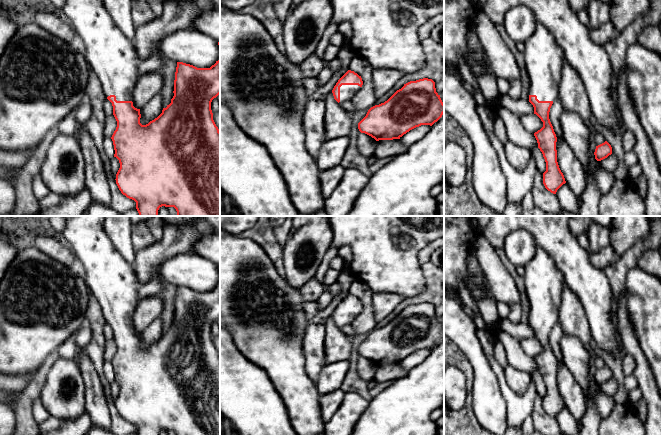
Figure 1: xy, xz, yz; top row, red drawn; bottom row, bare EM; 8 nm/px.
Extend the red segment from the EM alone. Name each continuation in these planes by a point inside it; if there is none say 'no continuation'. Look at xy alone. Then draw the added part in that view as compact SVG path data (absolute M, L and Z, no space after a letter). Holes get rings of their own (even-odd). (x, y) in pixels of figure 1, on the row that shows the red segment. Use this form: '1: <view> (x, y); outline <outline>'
1: xy (110, 54); outline M65 0L61 15L82 38L86 48L86 61L100 80L104 94L107 97L115 95L117 101L132 101L133 90L138 80L139 64L134 40L126 37L116 26L105 8L104 0Z

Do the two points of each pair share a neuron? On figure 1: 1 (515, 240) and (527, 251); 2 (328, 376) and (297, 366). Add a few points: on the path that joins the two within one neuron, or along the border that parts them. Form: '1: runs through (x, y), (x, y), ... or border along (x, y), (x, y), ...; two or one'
1: runs through (520, 240), (524, 241), (524, 246); one
2: border along (314, 382), (320, 394); two

